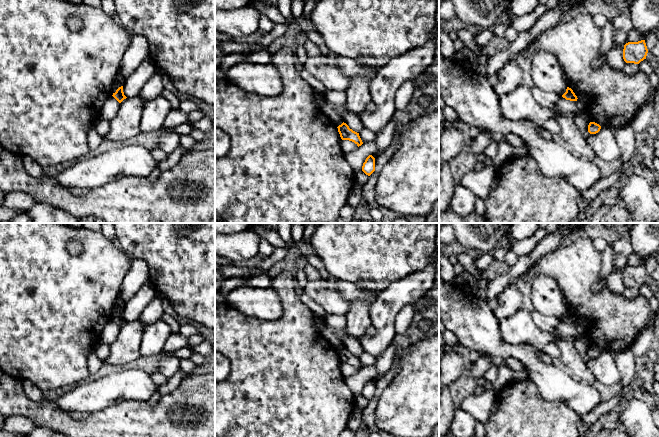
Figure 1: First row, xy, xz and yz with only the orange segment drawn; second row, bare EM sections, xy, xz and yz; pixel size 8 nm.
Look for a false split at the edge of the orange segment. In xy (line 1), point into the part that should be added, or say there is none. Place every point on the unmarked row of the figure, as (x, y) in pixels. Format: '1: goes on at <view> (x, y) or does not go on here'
1: does not go on here

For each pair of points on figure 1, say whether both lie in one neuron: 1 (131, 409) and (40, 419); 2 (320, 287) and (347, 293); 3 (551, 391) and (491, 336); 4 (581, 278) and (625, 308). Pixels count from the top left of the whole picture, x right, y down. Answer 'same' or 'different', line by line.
1: same
2: different
3: same
4: same

